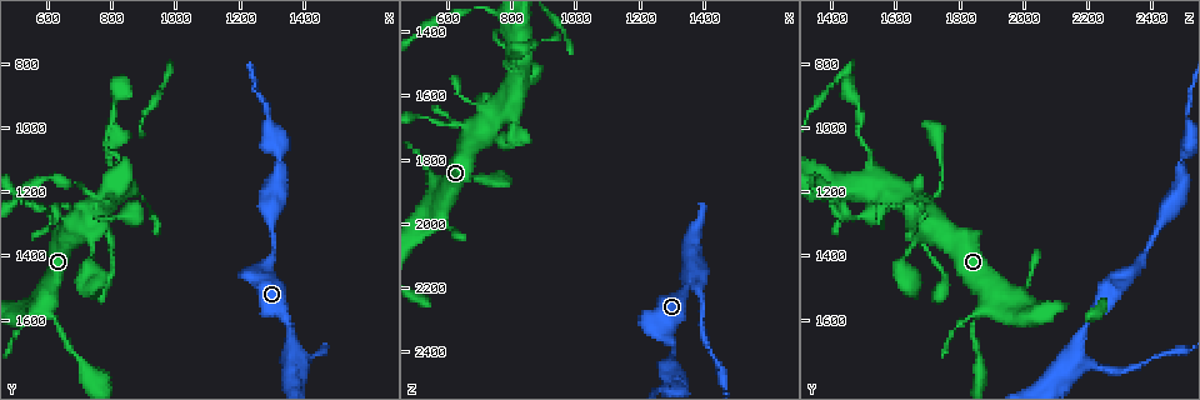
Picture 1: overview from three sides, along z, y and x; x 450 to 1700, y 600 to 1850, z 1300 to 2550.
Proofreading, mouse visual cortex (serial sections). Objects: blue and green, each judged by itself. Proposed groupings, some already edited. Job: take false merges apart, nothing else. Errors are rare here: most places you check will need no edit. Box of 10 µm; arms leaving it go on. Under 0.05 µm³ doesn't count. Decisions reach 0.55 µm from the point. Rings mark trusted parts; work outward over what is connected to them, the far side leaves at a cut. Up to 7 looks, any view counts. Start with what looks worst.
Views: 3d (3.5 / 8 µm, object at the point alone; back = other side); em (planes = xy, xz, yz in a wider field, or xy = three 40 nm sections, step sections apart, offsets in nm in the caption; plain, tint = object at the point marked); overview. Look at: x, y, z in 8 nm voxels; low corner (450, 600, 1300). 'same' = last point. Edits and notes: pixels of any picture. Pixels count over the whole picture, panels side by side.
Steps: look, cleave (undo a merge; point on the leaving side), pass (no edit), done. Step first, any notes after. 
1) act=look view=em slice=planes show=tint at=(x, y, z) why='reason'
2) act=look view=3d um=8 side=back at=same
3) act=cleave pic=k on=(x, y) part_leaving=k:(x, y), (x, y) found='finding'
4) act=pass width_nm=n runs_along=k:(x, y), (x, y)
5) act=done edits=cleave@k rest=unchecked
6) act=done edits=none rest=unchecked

act=look view=3d um=3.5 at=(630, 1280, 1690) why='calibre changes'

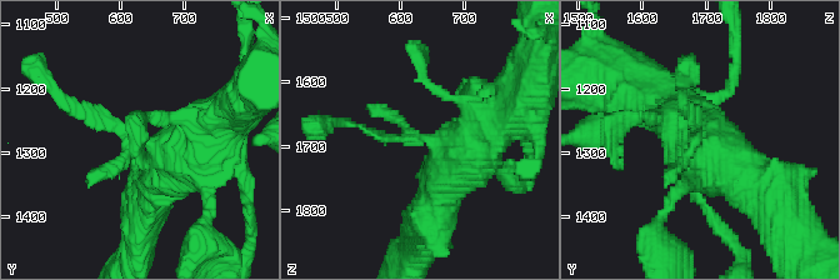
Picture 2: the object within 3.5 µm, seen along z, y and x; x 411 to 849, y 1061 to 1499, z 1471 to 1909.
act=look view=em slice=xy step=5 show=tint at=(630, 1280, 1690) why='now the EM'

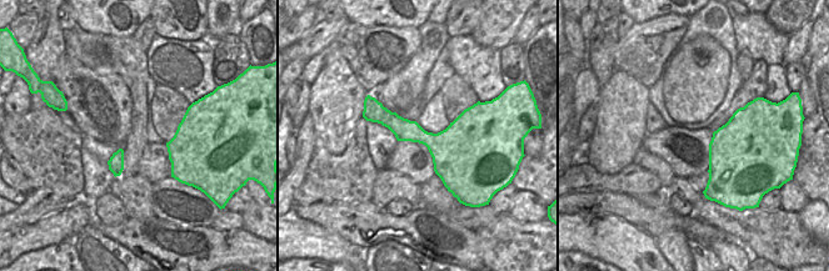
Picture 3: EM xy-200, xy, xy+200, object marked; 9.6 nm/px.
act=pass runs_along=2:(160, 175), (176, 155), (69, 109) found='all the same cell'

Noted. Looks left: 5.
act=look view=3d um=3.5 at=(590, 1550, 1890)

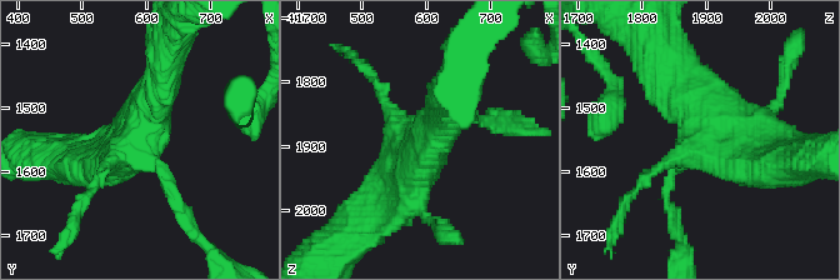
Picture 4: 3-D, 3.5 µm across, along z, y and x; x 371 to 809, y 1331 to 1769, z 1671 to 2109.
act=look view=em slice=planes show=tint at=(595, 1555, 1890)

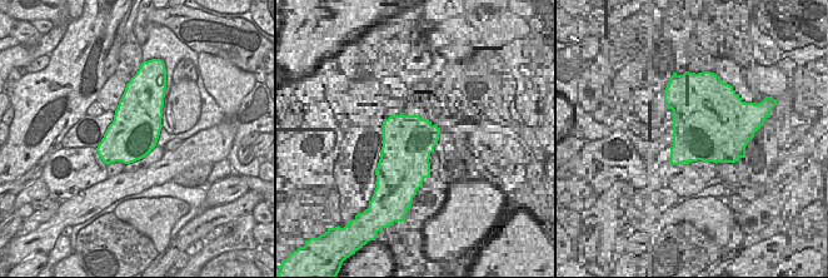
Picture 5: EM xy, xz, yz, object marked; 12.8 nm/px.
act=pass found='all the same cell'

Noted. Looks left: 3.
act=look view=3d um=8 side=back at=(770, 1200, 1390)

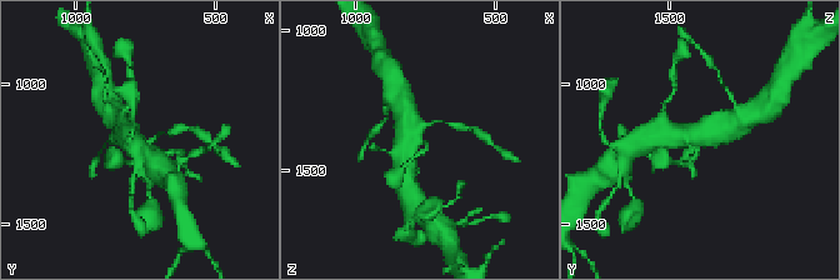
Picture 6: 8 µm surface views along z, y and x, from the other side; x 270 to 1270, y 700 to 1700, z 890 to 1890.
act=look view=3d um=3.5 side=back at=same why='zoom in'

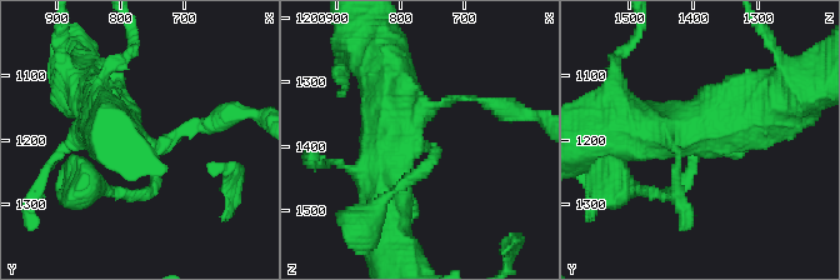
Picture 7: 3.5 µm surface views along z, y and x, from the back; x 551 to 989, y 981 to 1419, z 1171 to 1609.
act=look view=em slice=planes show=tint at=(775, 1205, 1385) arms=4 arm_widths_nm=100,150,400,600 why='shape alone is not enough'

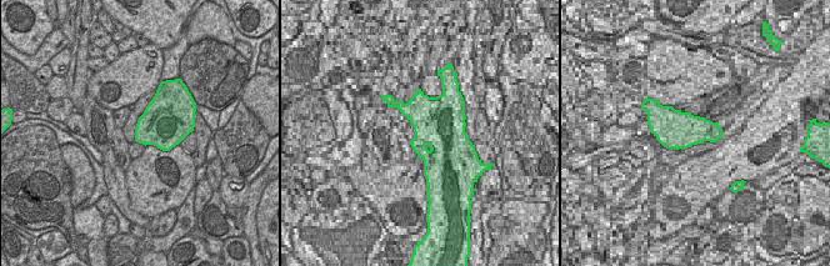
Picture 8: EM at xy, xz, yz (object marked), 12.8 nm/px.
act=pass runs_along=7:(104, 130), (146, 153), (150, 191) found='all the same cell'

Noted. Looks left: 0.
act=done edits=none rest=unchecked

